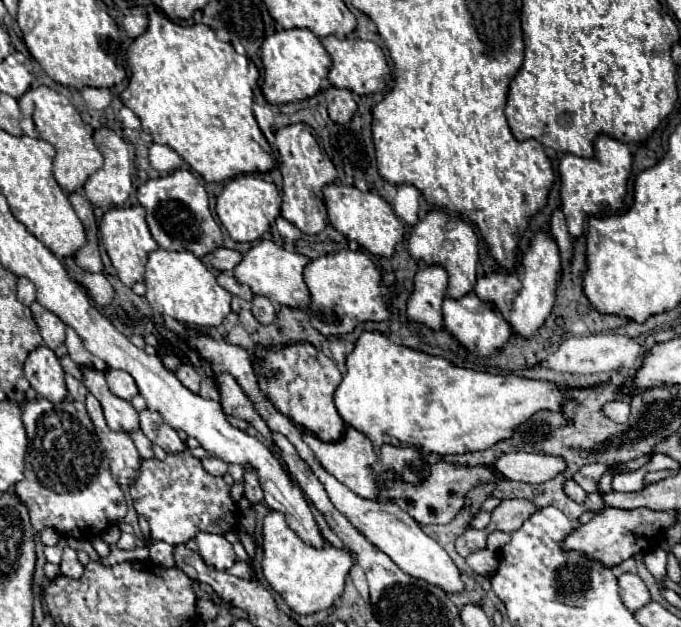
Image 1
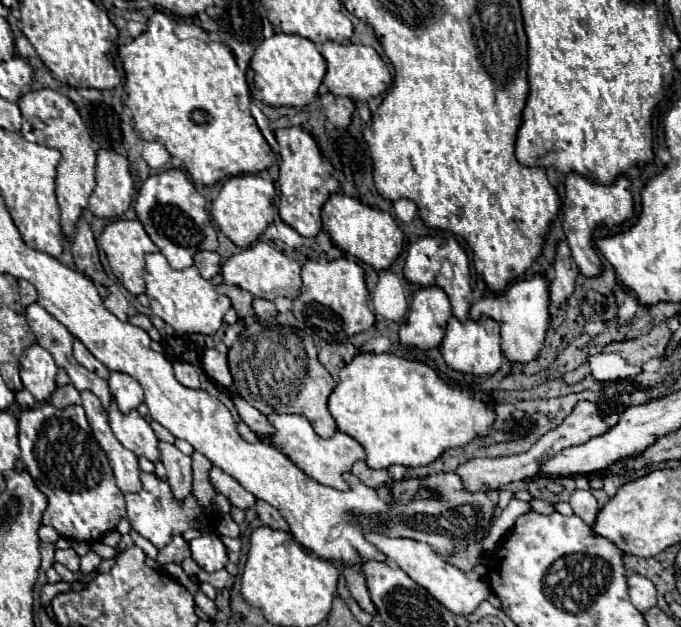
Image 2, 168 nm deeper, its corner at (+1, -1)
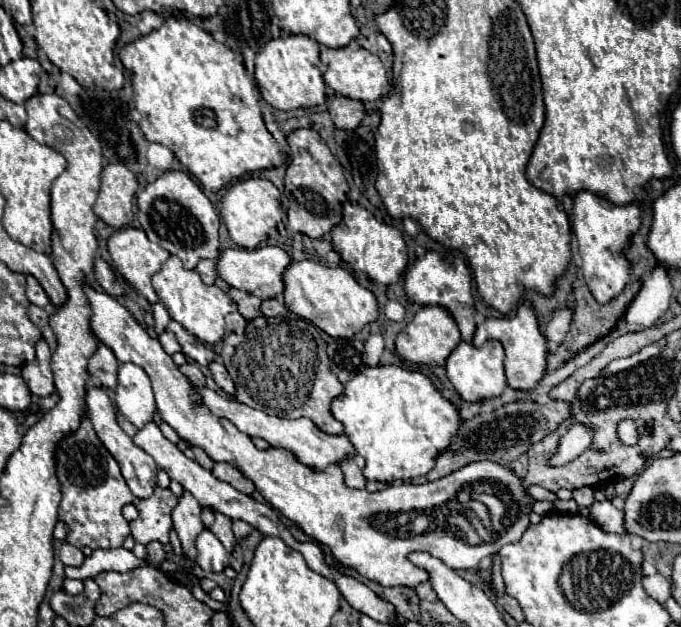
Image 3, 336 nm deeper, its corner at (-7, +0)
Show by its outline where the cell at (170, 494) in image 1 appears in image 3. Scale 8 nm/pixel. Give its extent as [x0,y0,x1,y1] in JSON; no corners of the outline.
[129,488,177,544]

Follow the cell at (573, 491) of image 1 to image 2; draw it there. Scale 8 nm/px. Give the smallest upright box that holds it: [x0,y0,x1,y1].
[569,491,599,525]

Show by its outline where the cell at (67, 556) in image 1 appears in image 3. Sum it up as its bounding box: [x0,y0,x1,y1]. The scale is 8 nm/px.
[59,542,85,566]

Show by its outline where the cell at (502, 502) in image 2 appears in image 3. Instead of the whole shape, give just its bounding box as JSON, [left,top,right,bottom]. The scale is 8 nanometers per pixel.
[529,486,557,502]

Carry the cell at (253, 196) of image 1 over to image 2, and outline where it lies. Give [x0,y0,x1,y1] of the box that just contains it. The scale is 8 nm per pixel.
[211,175,275,247]

